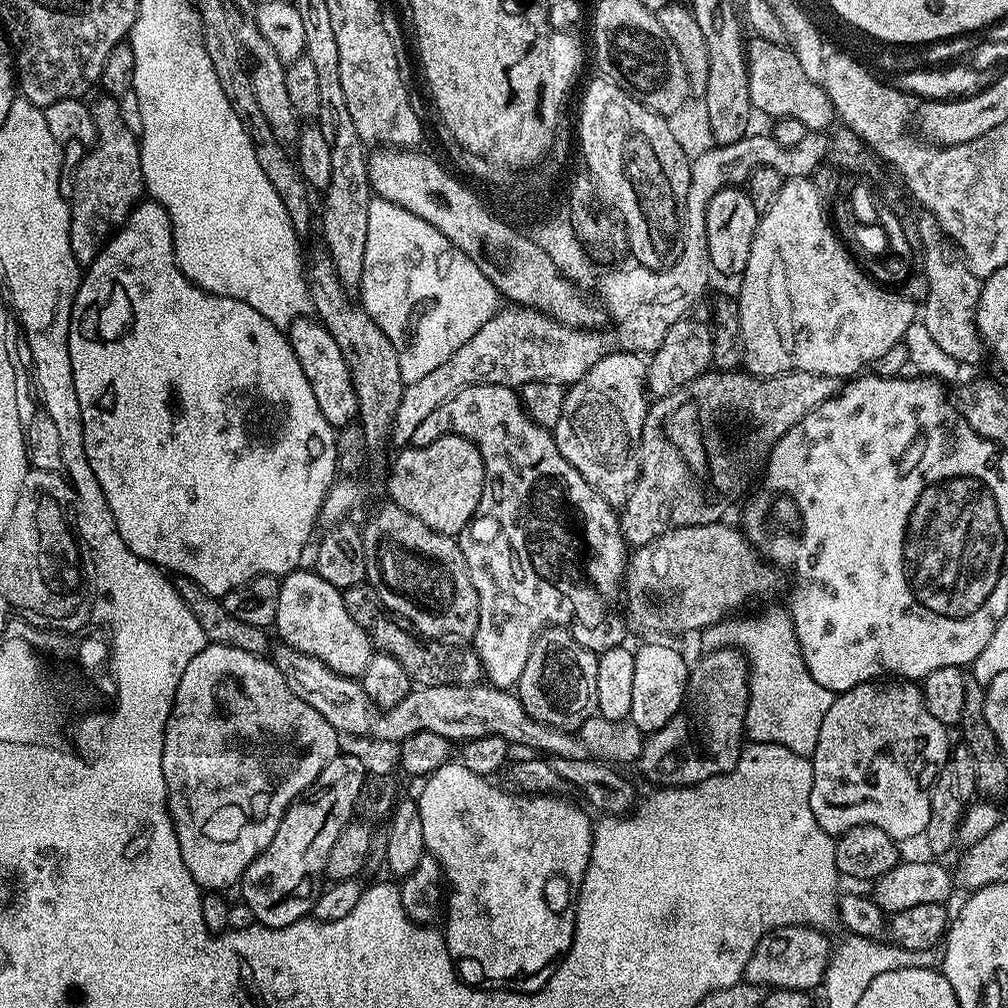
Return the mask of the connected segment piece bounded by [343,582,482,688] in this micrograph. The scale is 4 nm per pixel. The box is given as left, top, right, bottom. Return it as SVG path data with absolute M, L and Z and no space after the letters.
M367 582L345 588L343 594L350 618L354 618L354 622L358 622L362 630L366 630L373 649L393 656L402 666L402 670L406 670L413 685L425 688L447 684L481 683L482 669L475 647L463 648L460 645L463 643L449 642L444 638L425 638L409 630L393 613L389 612L382 598L378 598L378 594Z

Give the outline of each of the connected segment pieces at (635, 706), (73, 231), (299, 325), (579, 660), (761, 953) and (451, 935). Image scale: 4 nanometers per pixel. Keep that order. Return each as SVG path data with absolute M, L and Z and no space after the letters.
M671 643L644 644L635 649L634 658L634 687L632 704L628 719L636 729L645 734L658 731L670 718L674 718L684 706L686 685L690 671L689 661L684 661L684 656L676 648L671 648Z
M100 94L96 101L91 101L90 107L96 127L96 143L85 151L88 153L81 158L76 168L76 181L72 184L70 199L70 250L81 266L91 264L146 192L142 178L140 141L137 133L129 130L126 122L122 122L119 99Z
M311 315L298 317L286 329L286 335L298 358L298 366L302 366L302 374L306 374L306 382L310 382L310 390L314 390L314 398L318 401L318 410L322 410L322 418L326 418L326 422L330 422L336 430L353 423L360 411L360 403L352 385L350 370L342 358L342 350L338 350L338 342L334 342L323 324Z
M549 626L539 632L536 641L530 646L530 658L522 670L522 678L514 691L519 696L526 714L543 724L560 728L563 732L575 733L590 717L597 715L598 706L598 662L597 653L591 652L572 637L571 631L564 626Z
M791 924L775 928L774 931L764 935L759 940L758 946L750 956L746 964L743 981L747 984L758 985L763 988L784 988L794 989L796 991L813 991L819 983L823 983L828 971L828 963L831 960L832 942L825 937L827 936L819 928L809 928L806 924Z
M449 762L434 770L432 775L423 781L424 789L421 790L420 796L418 795L422 814L422 838L427 855L433 856L438 861L440 869L444 871L447 887L450 889L446 896L446 915L442 920L444 944L448 947L448 953L452 955L452 962L456 965L456 972L460 975L460 979L466 984L471 984L473 988L537 992L542 986L546 986L557 964L564 959L572 945L576 925L576 894L580 891L586 866L590 862L594 820L578 805L563 800L565 798L563 795L530 796L517 794L515 791L503 792L502 789L495 788L492 783L491 779L474 774L474 770L466 770L466 766L462 763Z

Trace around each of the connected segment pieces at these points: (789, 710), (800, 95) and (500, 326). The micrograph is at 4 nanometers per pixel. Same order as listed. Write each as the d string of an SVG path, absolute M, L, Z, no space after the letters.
M783 607L768 608L757 616L744 615L748 614L717 620L703 630L702 637L709 649L735 648L748 663L748 705L744 715L747 739L753 744L786 746L794 754L811 757L834 693L826 686L818 686L806 670L792 620Z
M752 36L746 44L746 55L748 57L748 85L750 86L750 102L757 113L764 116L772 116L773 121L782 118L794 118L802 122L809 132L824 132L831 129L834 124L834 113L832 103L826 94L826 90L820 86L819 80L811 80L802 70L798 58L784 44L766 42L766 38Z
M501 307L490 322L486 322L486 326L482 326L470 342L458 346L458 350L454 350L442 366L434 366L430 374L405 387L396 417L392 419L391 443L396 443L396 446L411 445L414 430L418 430L418 425L428 417L430 410L438 410L442 402L471 384L493 384L517 390L526 382L554 382L571 386L609 351L608 340L600 330L568 328L534 308Z

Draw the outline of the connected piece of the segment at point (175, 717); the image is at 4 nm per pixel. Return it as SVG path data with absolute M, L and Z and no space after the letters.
M207 643L204 649L194 658L190 658L190 666L182 673L182 682L178 682L176 693L172 699L172 709L168 715L168 721L164 727L164 745L162 746L162 774L166 778L168 787L168 812L172 816L172 825L178 838L178 850L182 850L182 862L186 862L186 870L194 878L194 882L199 884L204 890L224 890L239 885L244 879L244 871L270 846L270 838L278 830L278 826L284 817L284 811L290 807L299 796L308 791L308 787L326 770L326 766L335 756L341 755L340 740L341 733L334 730L334 726L326 719L322 718L314 710L313 706L308 706L302 698L298 698L294 691L286 684L286 678L279 673L271 659L255 652L247 652L234 646L222 646L221 644Z

